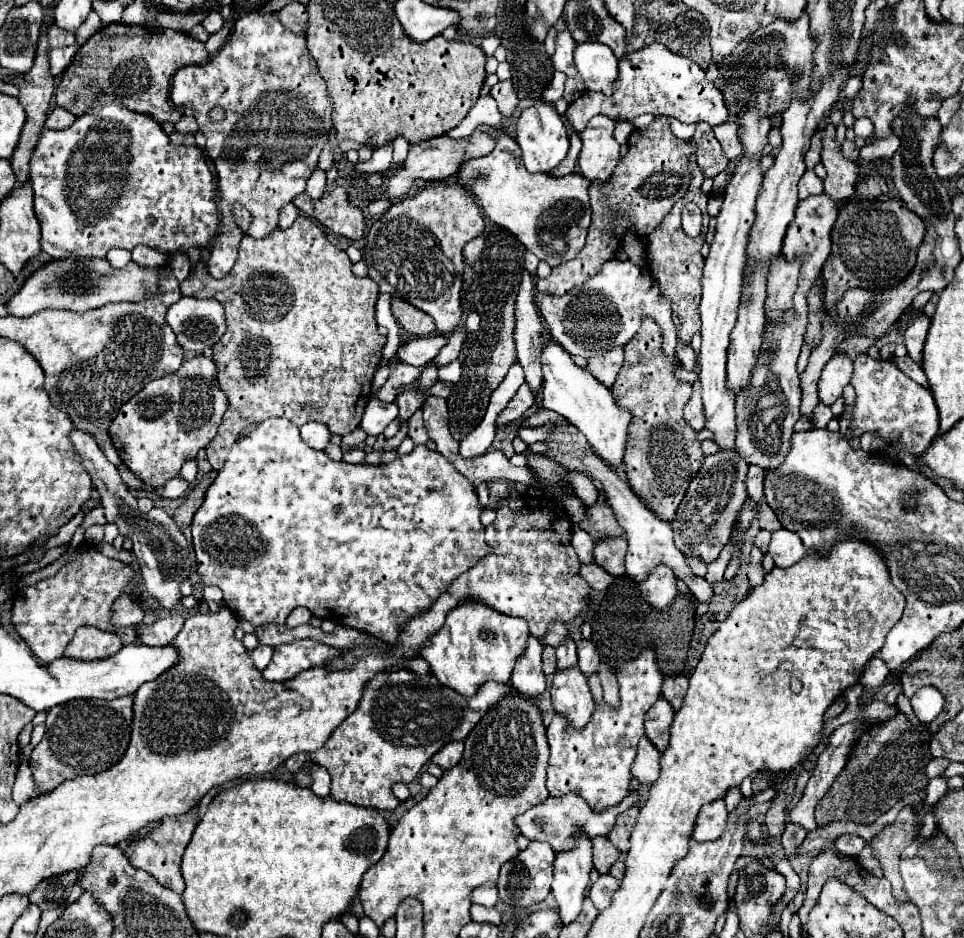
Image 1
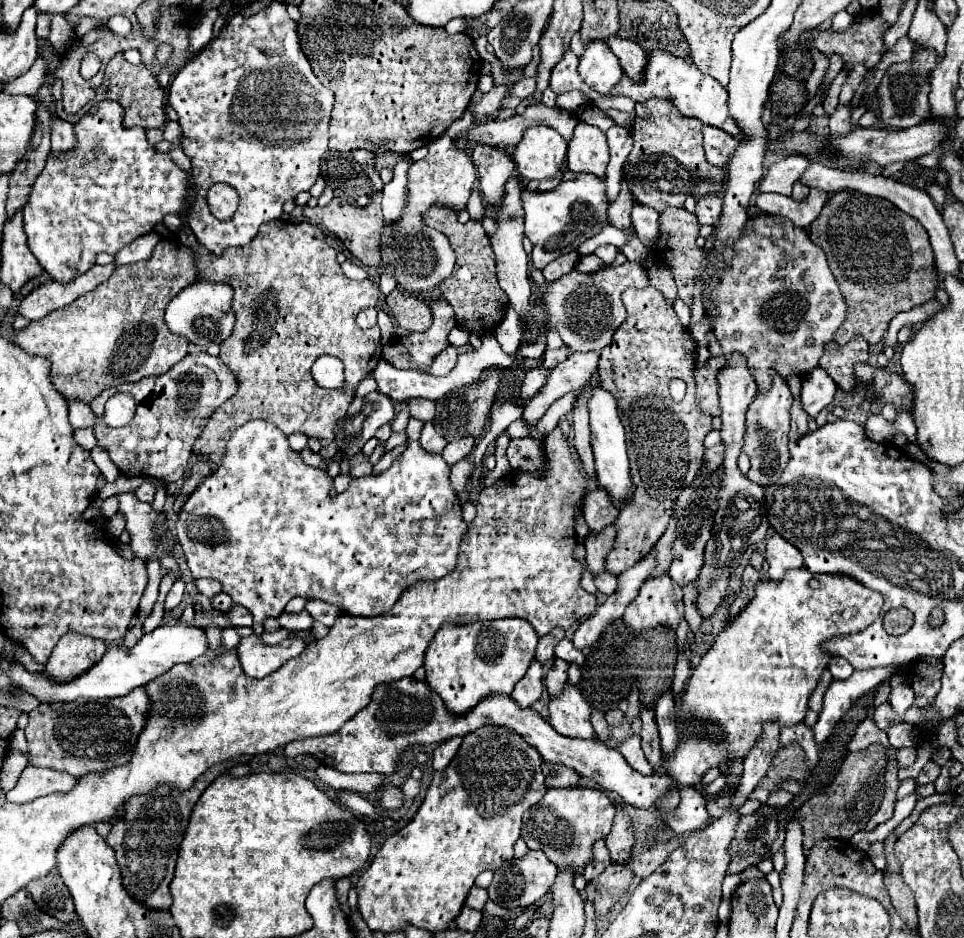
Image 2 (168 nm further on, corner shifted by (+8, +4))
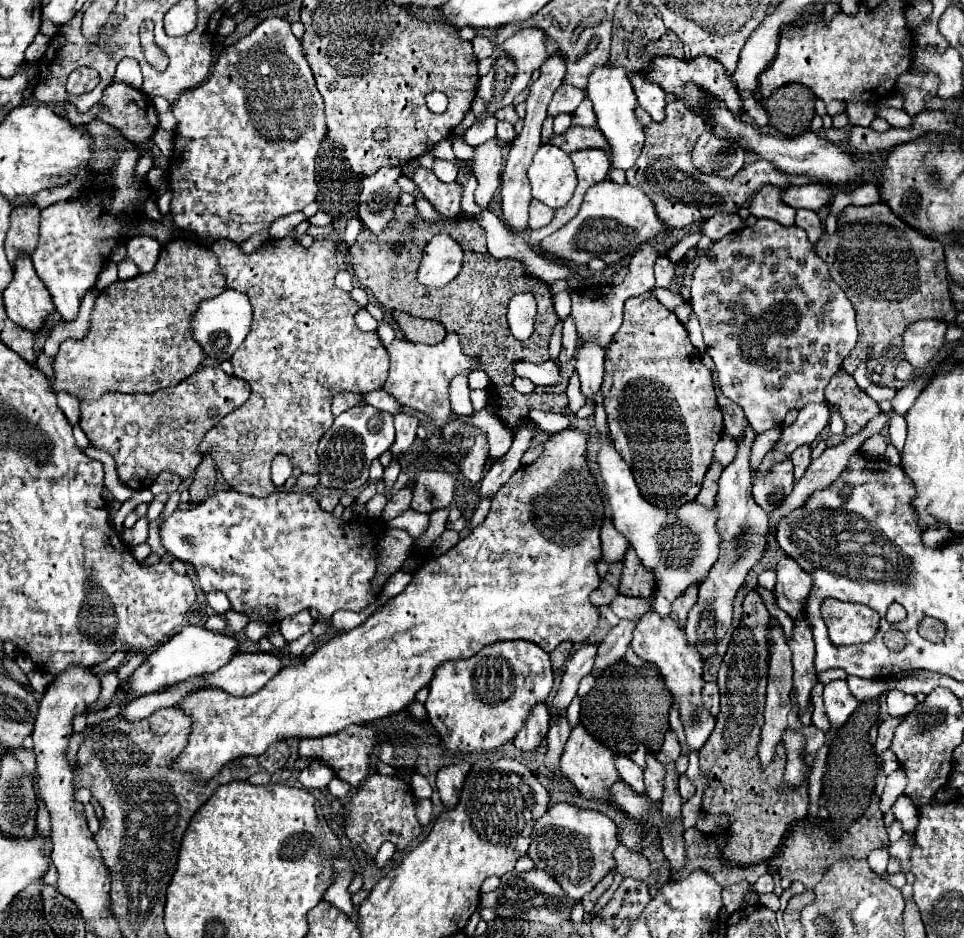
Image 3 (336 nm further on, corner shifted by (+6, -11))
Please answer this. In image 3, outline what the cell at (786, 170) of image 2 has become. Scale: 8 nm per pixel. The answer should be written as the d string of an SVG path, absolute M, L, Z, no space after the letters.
M764 184L752 198L750 214L754 214L756 218L770 218L784 226L792 226L796 210L792 206L788 206L786 202L782 202L786 190L788 190L788 186Z

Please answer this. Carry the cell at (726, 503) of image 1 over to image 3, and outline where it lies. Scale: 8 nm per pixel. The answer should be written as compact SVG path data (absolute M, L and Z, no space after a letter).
M690 584L688 590L682 592L682 594L672 602L672 612L670 612L670 616L676 616L676 620L680 620L680 624L684 624L690 608L696 604L696 594L698 594L698 586L696 586L696 584Z

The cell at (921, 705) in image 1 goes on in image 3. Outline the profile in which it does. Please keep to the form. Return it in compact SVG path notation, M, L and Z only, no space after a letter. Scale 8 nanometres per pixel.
M890 690L888 694L888 714L890 716L908 716L916 708L916 698L900 690Z

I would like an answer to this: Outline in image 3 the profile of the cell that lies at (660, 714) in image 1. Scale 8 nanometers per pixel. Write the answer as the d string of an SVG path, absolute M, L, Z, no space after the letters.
M648 752L646 756L646 770L644 770L644 782L646 782L646 794L652 796L652 800L662 798L662 782L664 782L664 766L656 758L654 752Z

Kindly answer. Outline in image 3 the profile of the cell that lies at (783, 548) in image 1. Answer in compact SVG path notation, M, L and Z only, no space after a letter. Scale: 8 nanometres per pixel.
M788 556L778 562L776 576L778 576L776 588L774 588L776 604L788 616L794 618L806 606L806 598L808 598L808 592L812 586L812 578Z

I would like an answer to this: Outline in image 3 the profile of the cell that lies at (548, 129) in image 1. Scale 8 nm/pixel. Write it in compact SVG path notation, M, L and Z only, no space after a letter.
M542 144L528 168L528 180L532 184L532 198L550 208L560 208L572 198L576 188L574 164L558 146Z

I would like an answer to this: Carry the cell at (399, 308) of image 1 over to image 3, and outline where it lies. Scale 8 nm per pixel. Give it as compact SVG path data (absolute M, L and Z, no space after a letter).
M394 310L392 312L396 324L400 326L402 334L410 342L420 342L420 344L438 344L446 336L446 328L436 322L436 320L424 320L424 318L414 318L404 312Z

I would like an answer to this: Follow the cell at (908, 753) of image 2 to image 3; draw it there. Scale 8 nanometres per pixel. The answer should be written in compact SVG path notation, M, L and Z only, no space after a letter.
M898 768L896 772L888 774L886 778L886 788L882 792L882 800L880 800L880 810L886 812L896 800L898 796L904 794L904 786L906 786L906 774L902 768Z

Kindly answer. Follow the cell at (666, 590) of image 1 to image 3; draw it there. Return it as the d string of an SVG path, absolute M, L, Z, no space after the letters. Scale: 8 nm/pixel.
M650 610L640 618L638 626L634 628L634 638L630 646L636 652L636 656L654 662L660 668L660 674L664 676L668 690L672 692L674 700L678 700L680 704L680 720L684 724L686 742L690 748L700 750L702 744L706 742L704 736L710 736L714 728L714 720L708 712L702 710L702 696L700 696L700 690L704 686L702 658L698 650L686 640L686 632L684 628L680 628L680 622L674 620L672 616L660 616L658 612Z

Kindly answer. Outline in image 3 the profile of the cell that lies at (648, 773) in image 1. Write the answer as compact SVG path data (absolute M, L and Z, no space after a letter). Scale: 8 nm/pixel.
M614 752L614 766L624 782L628 782L636 792L644 792L644 780L642 780L644 770L638 764L634 764L628 756Z

